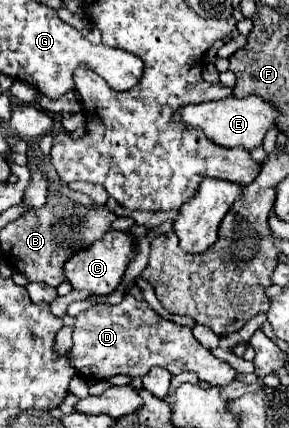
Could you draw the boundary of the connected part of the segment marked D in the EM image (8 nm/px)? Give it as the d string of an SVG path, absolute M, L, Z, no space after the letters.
M130 294L116 306L94 304L76 316L74 344L70 348L70 364L84 378L108 380L112 376L144 376L150 368L168 368L172 362L182 362L186 372L194 372L198 380L224 386L234 380L234 368L218 360L194 336L192 328L174 324L158 316L146 302L138 302Z

